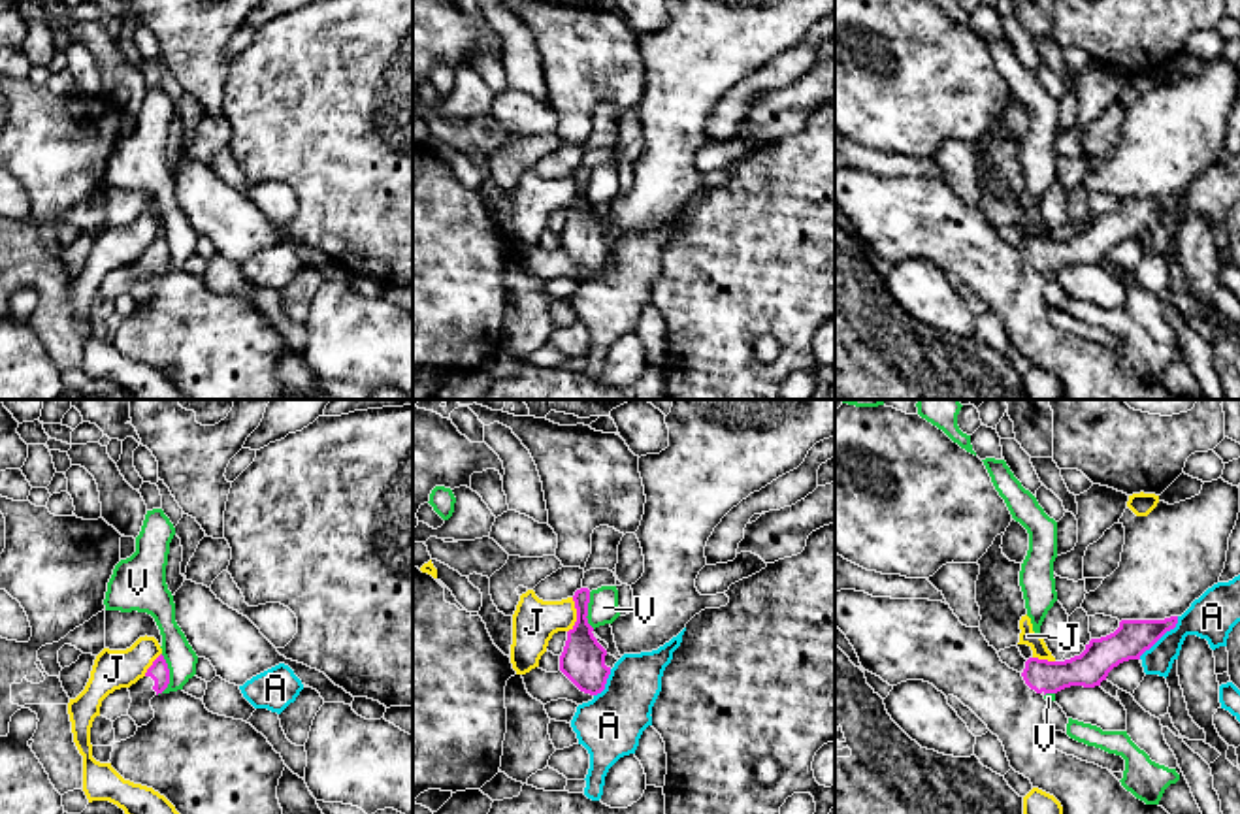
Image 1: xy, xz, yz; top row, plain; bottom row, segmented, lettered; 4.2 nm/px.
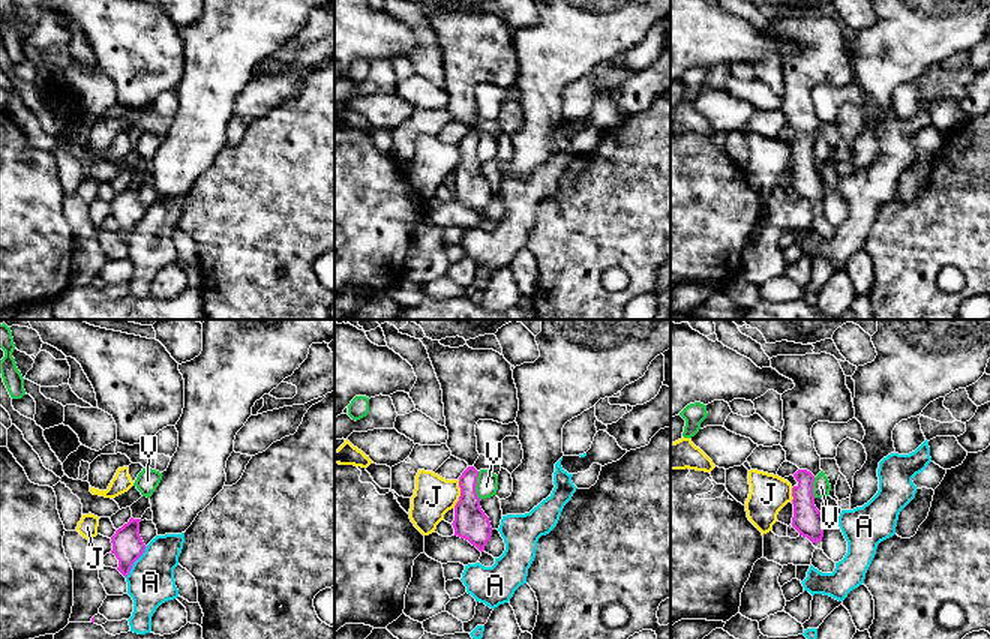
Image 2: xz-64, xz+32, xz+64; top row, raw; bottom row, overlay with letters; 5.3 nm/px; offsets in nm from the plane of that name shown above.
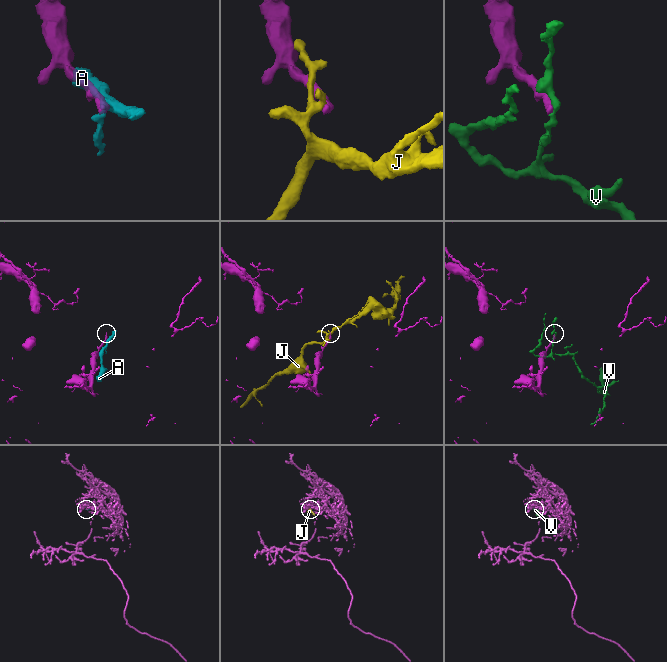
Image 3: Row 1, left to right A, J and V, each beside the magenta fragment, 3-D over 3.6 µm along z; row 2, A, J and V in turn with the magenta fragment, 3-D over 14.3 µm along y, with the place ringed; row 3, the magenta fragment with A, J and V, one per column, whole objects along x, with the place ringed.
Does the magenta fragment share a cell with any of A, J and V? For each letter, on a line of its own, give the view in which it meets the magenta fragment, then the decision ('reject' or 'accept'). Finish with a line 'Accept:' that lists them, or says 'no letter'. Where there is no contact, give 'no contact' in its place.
A: meets magenta in yz; reject
J: meets magenta in xz; reject
V: meets magenta in xy; reject
Accept: no letter

